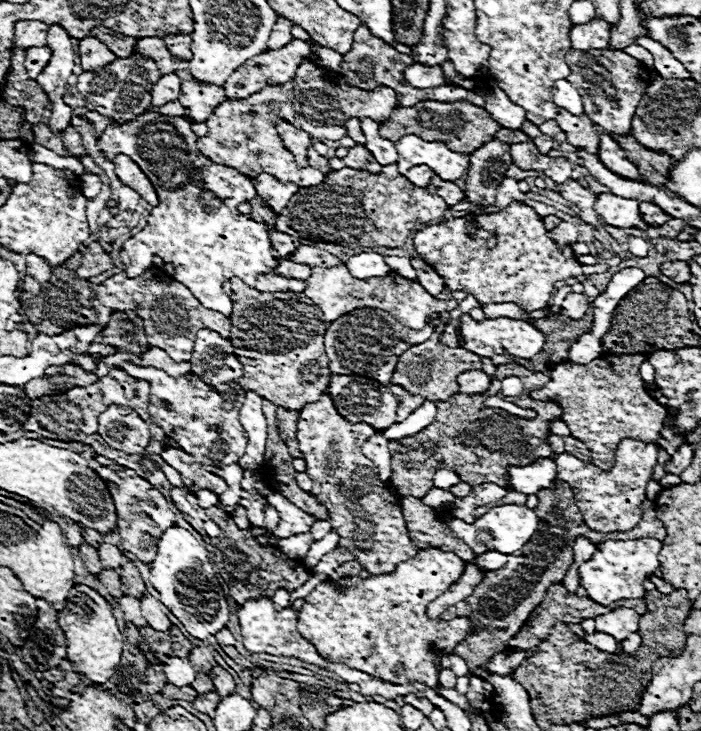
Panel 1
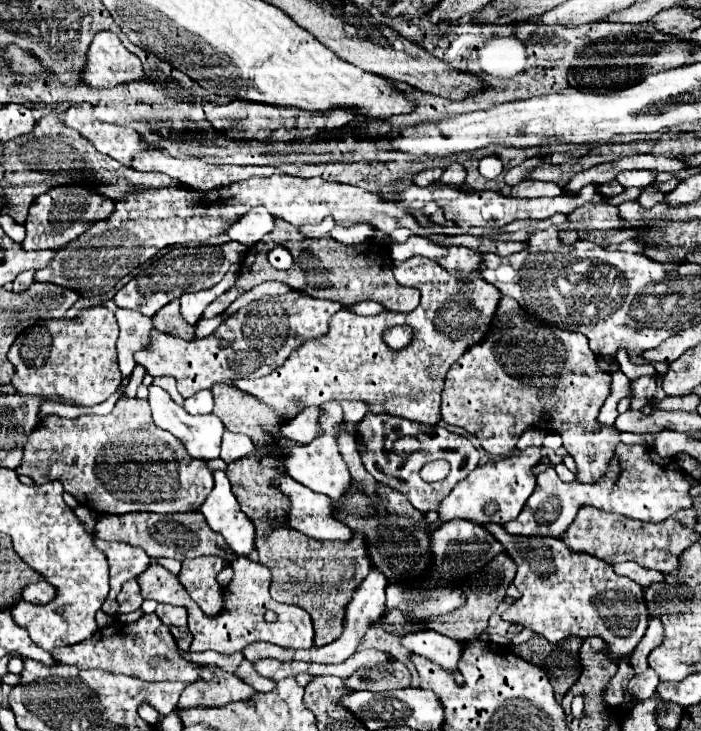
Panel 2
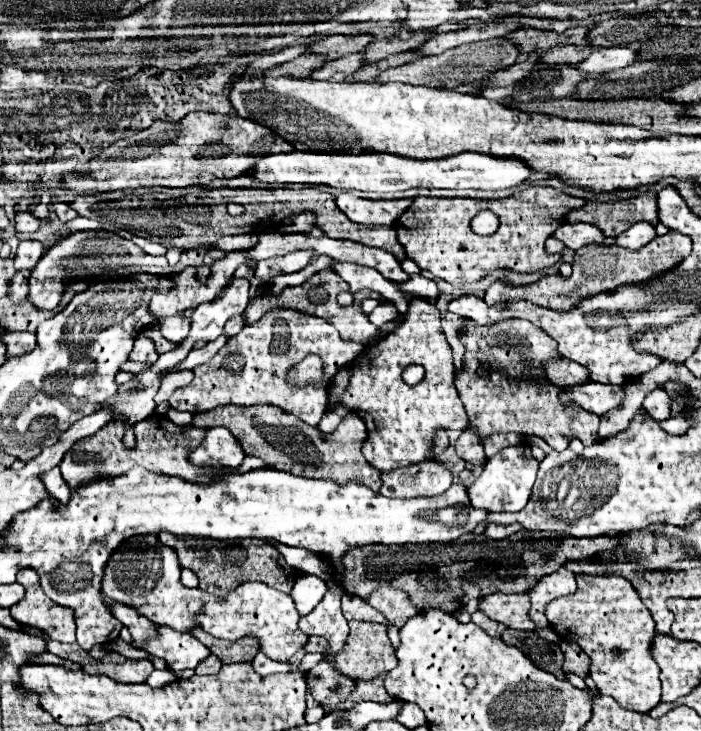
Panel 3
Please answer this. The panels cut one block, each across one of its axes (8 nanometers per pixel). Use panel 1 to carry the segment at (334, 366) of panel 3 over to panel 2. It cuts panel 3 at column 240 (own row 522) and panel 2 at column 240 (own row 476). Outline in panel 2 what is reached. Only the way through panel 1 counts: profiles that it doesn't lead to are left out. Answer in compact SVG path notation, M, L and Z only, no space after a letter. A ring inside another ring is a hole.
M290 292L284 296L276 296L270 300L256 300L250 302L246 308L230 316L224 324L220 324L214 334L202 340L182 340L164 332L154 330L152 332L152 348L150 350L140 350L136 352L136 362L142 364L150 376L174 376L178 380L178 392L184 398L190 398L192 394L200 390L210 390L214 384L224 382L224 384L234 384L234 380L240 378L262 378L274 372L296 348L300 348L306 340L320 338L328 332L328 320L332 314L342 308L338 302L332 300L316 300L312 296L306 296L304 292Z

